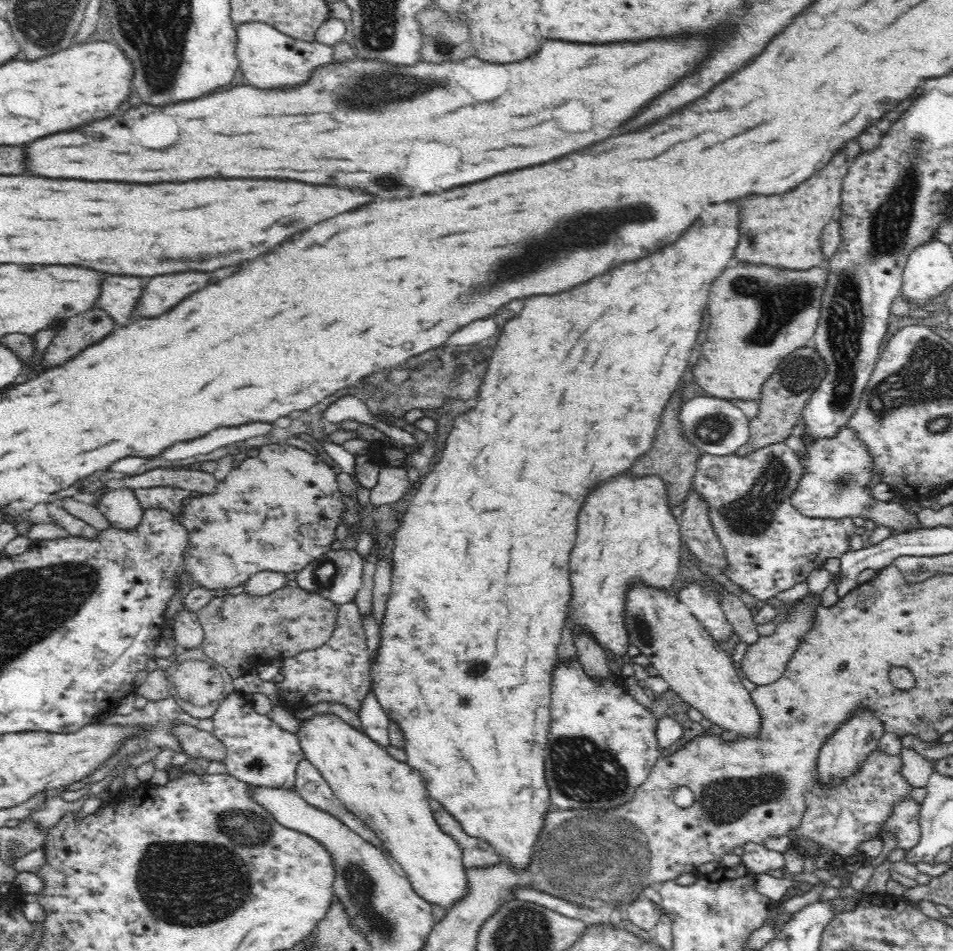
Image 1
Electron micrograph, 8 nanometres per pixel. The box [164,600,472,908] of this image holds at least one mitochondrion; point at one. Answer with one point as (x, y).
(253, 763)

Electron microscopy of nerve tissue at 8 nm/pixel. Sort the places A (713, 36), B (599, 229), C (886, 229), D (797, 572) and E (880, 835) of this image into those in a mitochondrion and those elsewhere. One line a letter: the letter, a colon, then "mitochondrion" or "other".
A: other
B: mitochondrion
C: mitochondrion
D: other
E: other

